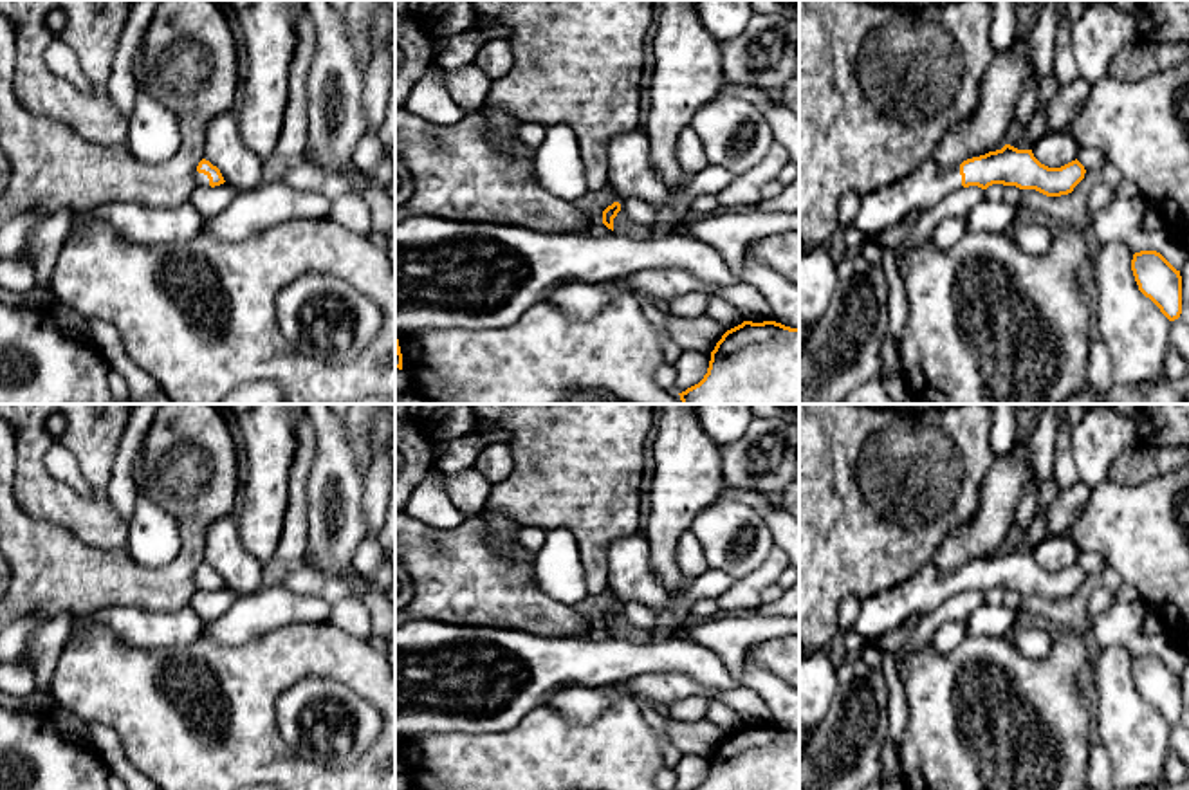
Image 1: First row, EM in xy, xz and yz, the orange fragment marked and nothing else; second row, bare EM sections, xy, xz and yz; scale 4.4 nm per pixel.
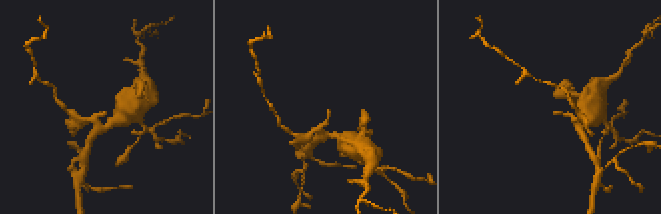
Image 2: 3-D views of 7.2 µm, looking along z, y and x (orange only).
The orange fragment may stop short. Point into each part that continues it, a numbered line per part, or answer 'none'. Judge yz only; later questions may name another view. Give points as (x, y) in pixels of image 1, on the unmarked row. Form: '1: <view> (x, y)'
1: yz (928, 588)

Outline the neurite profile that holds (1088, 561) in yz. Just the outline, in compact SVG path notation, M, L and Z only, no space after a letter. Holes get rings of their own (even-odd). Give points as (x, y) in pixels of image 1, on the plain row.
M1081 552L1077 554L1077 565L1084 570L1084 574L1095 574L1108 568L1106 561L1093 552Z

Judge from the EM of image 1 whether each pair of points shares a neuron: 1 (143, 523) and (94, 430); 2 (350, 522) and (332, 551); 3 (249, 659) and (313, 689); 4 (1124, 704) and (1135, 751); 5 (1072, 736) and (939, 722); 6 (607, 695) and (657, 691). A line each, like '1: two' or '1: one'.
1: two
2: one
3: two
4: one
5: one
6: one

